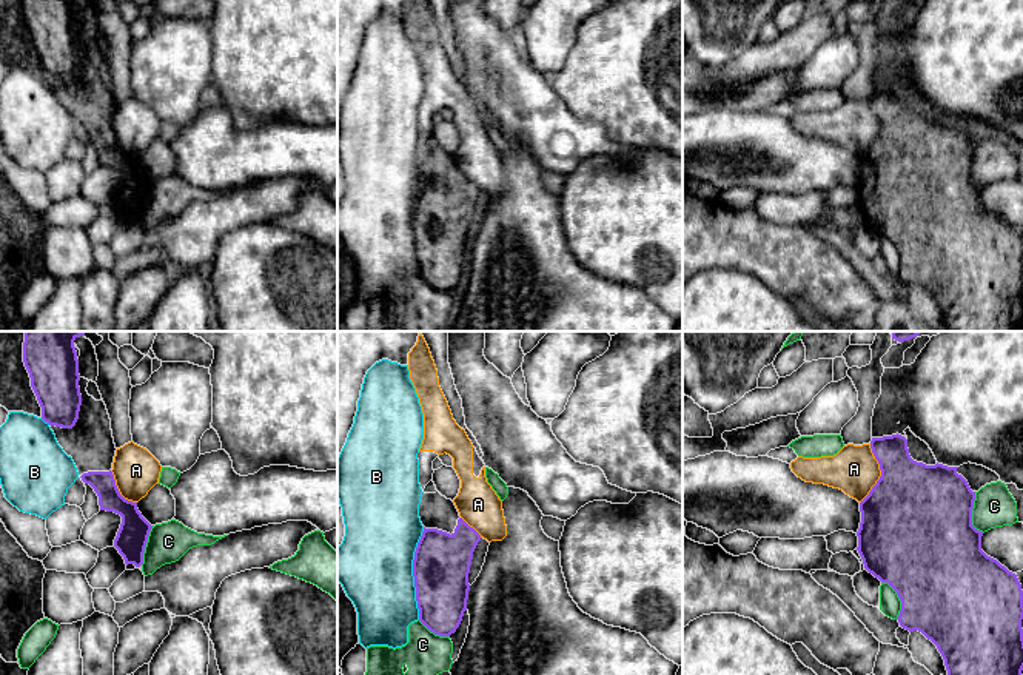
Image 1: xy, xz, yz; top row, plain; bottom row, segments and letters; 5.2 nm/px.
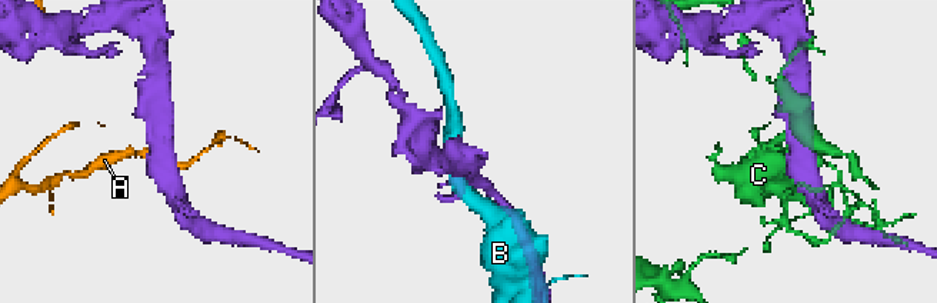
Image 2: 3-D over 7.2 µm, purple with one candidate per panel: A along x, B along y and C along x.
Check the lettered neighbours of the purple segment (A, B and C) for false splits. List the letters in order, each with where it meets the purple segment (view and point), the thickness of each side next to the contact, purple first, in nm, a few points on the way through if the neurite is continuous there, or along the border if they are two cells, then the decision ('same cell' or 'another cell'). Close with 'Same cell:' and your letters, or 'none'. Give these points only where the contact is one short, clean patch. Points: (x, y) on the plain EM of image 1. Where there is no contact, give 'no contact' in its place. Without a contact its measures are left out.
A: yz (882, 128) | 480/240 nm | another cell
B: xz (413, 228) | 300/400 nm | another cell
C: yz (971, 168) | 500/220 nm | another cell
Same cell: none

